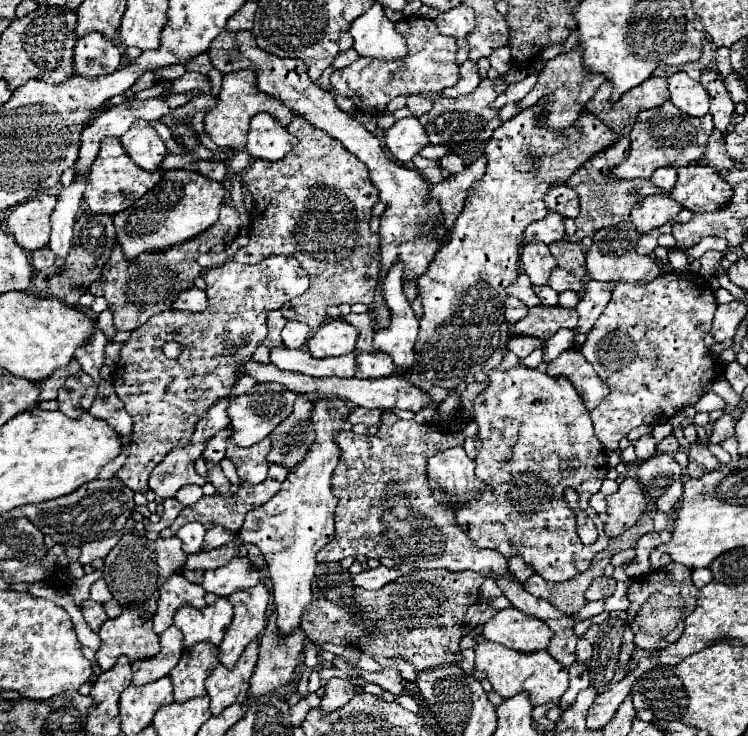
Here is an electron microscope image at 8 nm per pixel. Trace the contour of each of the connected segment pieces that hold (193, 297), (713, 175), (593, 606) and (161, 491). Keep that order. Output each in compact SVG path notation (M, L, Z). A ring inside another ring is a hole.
M192 287L188 291L182 291L180 297L174 301L174 309L178 311L192 311L192 313L198 313L198 311L204 311L208 305L208 299L206 299L206 293Z
M688 165L678 167L676 171L678 181L670 191L670 197L692 213L718 211L732 195L730 185L708 165Z
M603 600L588 602L584 605L584 609L580 609L578 613L572 615L572 619L574 619L574 623L578 623L578 621L586 621L586 619L592 619L594 615L598 615L598 613L602 613L602 611L604 611Z
M188 443L188 445L178 445L164 457L162 463L156 465L156 469L150 475L150 489L166 499L174 497L176 491L186 485L186 483L196 483L204 485L206 479L200 477L194 469L194 463L202 457L206 449L206 443Z

